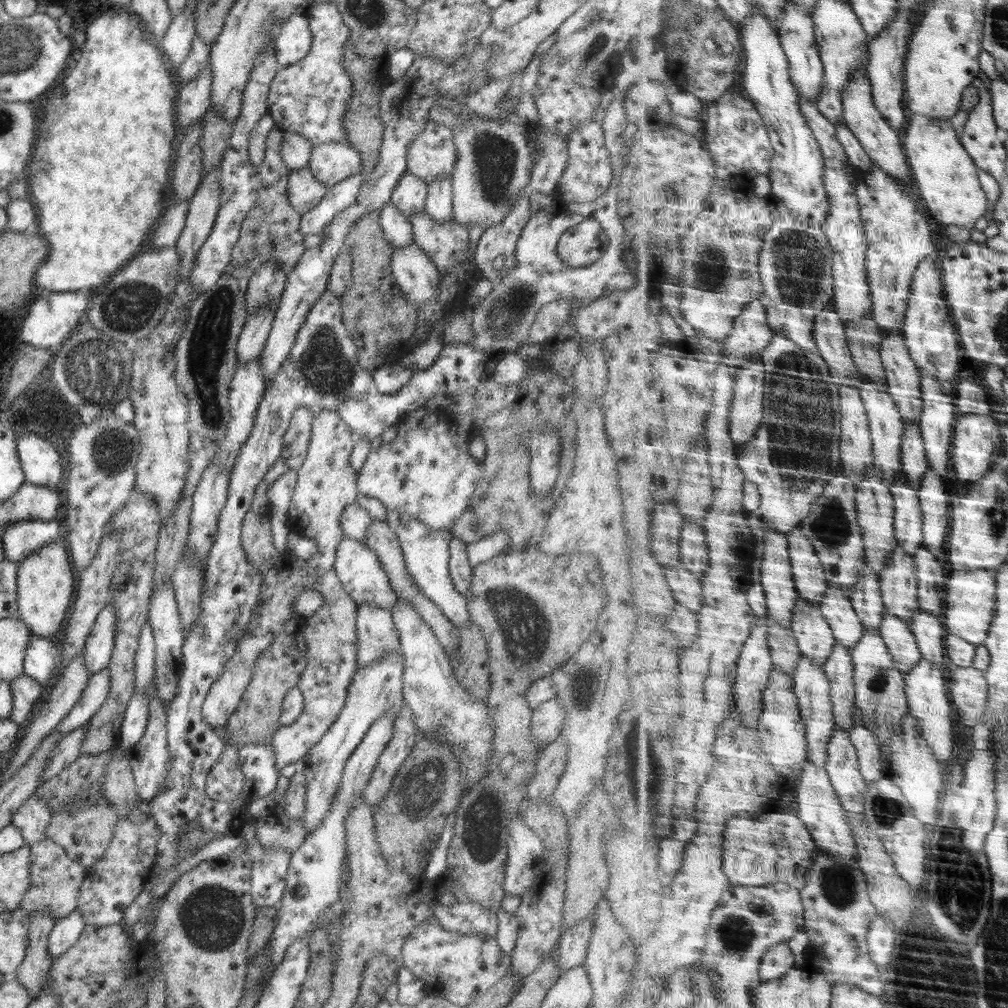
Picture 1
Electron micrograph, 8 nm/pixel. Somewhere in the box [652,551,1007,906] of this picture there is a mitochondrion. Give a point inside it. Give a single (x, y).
(887, 810)

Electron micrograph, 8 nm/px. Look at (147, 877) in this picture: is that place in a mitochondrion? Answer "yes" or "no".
no

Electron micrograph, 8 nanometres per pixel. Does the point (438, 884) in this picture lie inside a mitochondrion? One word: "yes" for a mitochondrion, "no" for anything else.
no

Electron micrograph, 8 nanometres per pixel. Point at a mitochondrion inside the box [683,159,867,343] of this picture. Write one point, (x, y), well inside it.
(798, 262)

